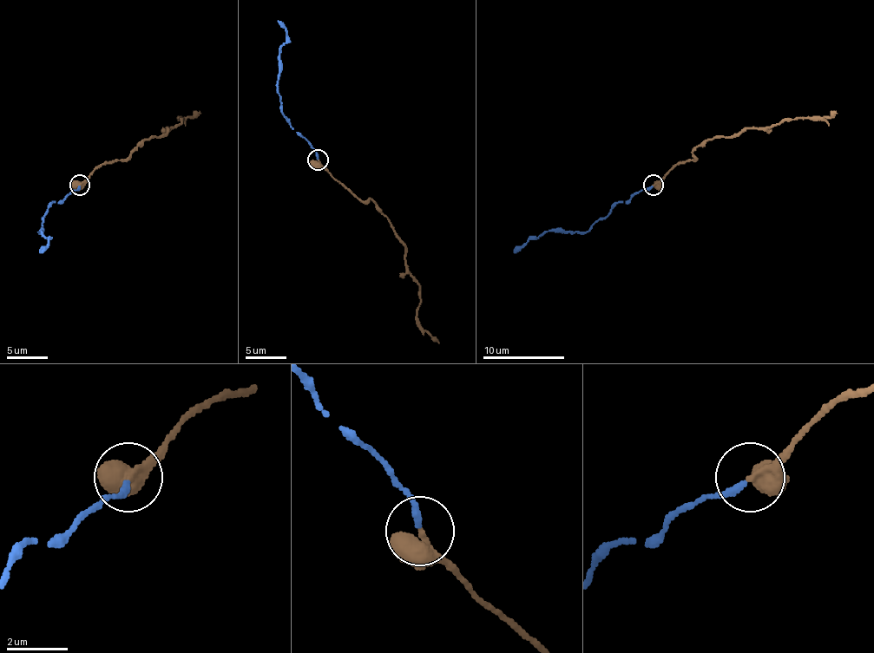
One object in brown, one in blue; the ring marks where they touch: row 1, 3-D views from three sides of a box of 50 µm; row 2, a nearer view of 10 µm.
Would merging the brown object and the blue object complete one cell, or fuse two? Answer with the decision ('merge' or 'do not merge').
merge

